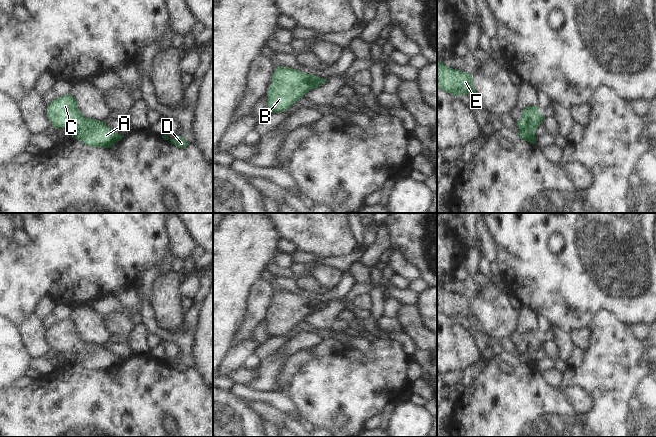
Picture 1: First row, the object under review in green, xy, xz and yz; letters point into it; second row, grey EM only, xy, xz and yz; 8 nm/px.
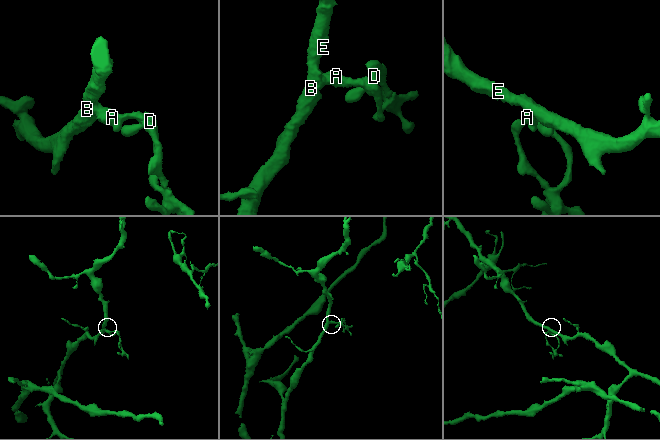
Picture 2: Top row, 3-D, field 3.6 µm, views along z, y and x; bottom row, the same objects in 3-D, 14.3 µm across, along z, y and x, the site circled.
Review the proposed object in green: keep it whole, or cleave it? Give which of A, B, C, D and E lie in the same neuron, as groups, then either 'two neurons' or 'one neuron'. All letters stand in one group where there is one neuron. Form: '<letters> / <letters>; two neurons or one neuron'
A B C D E; one neuron

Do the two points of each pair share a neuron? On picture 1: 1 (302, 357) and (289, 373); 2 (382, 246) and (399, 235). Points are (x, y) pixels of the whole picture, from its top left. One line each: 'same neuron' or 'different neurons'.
1: same neuron
2: different neurons

